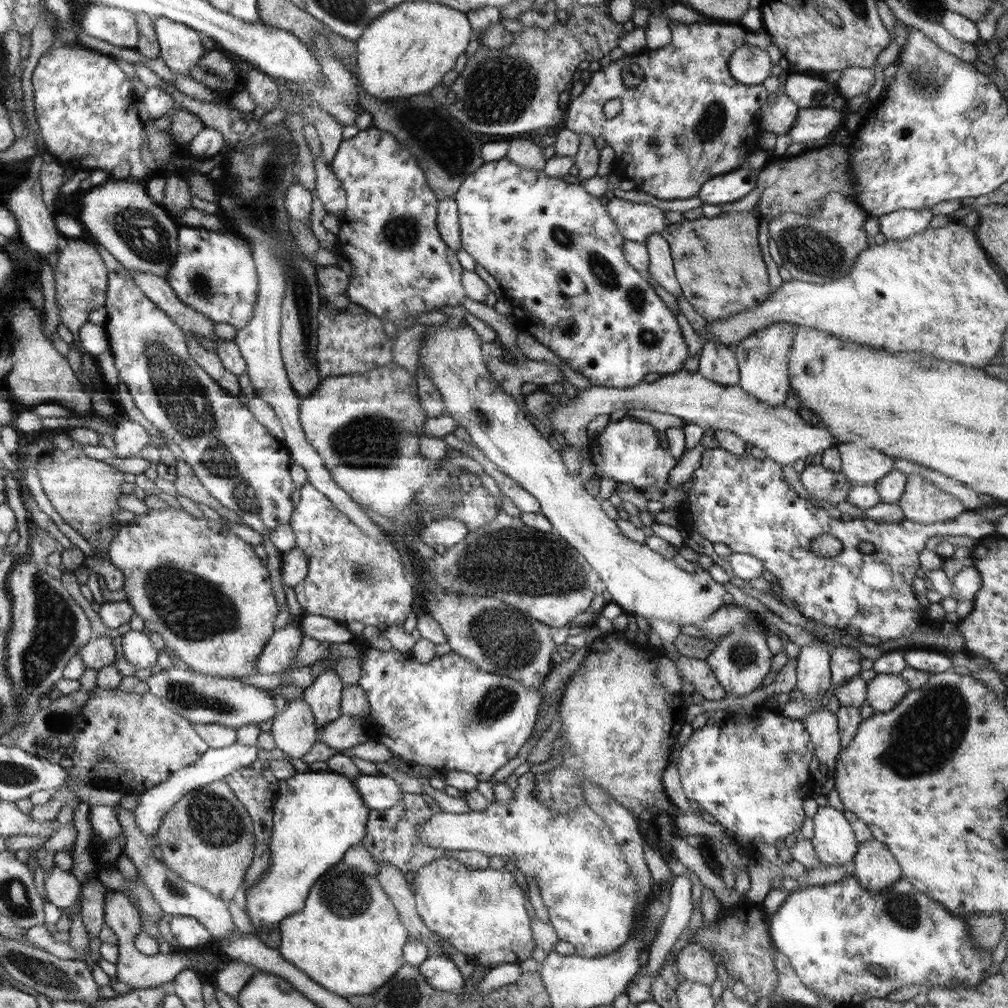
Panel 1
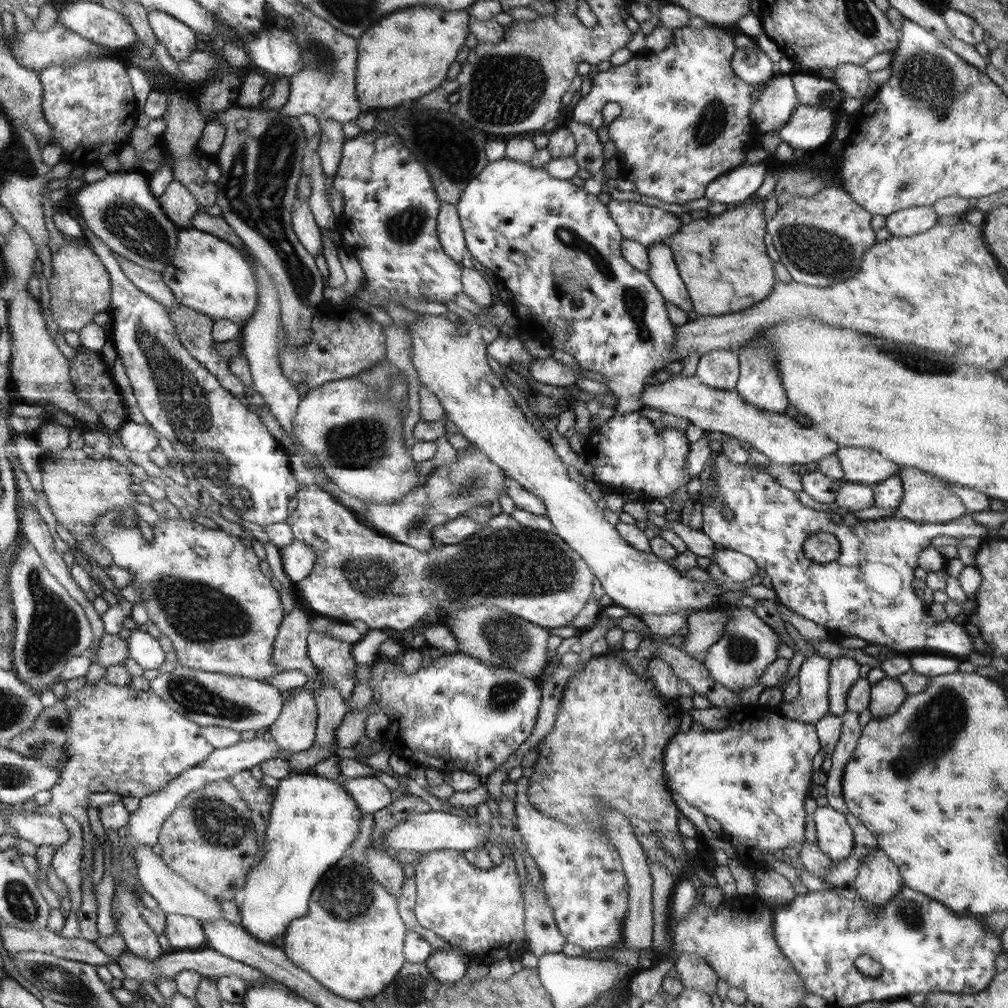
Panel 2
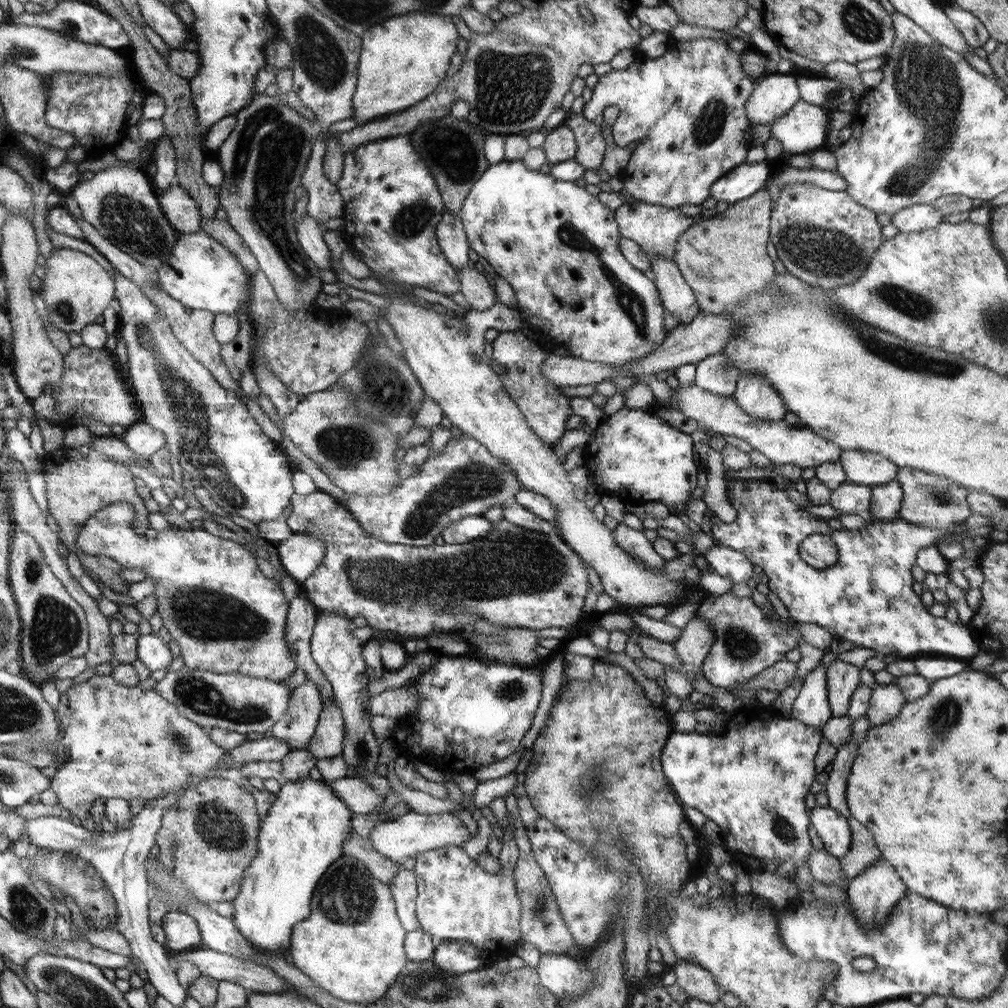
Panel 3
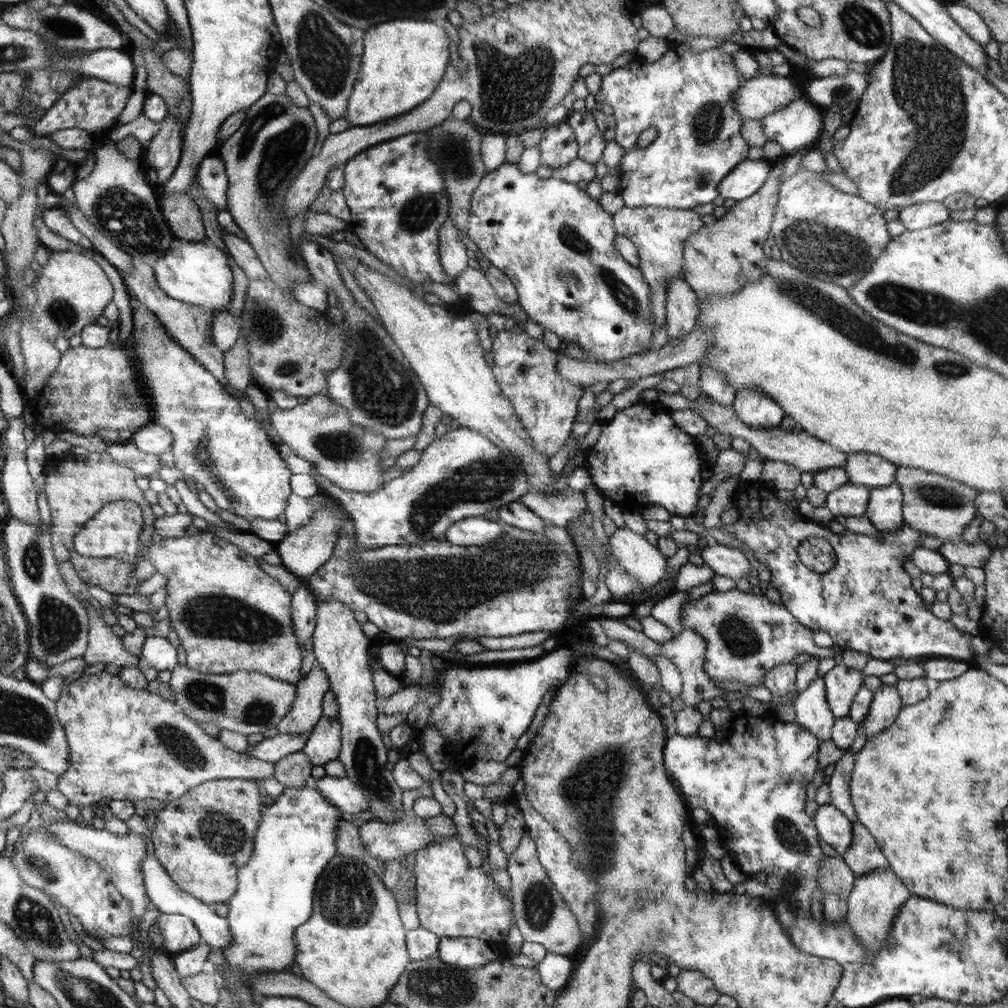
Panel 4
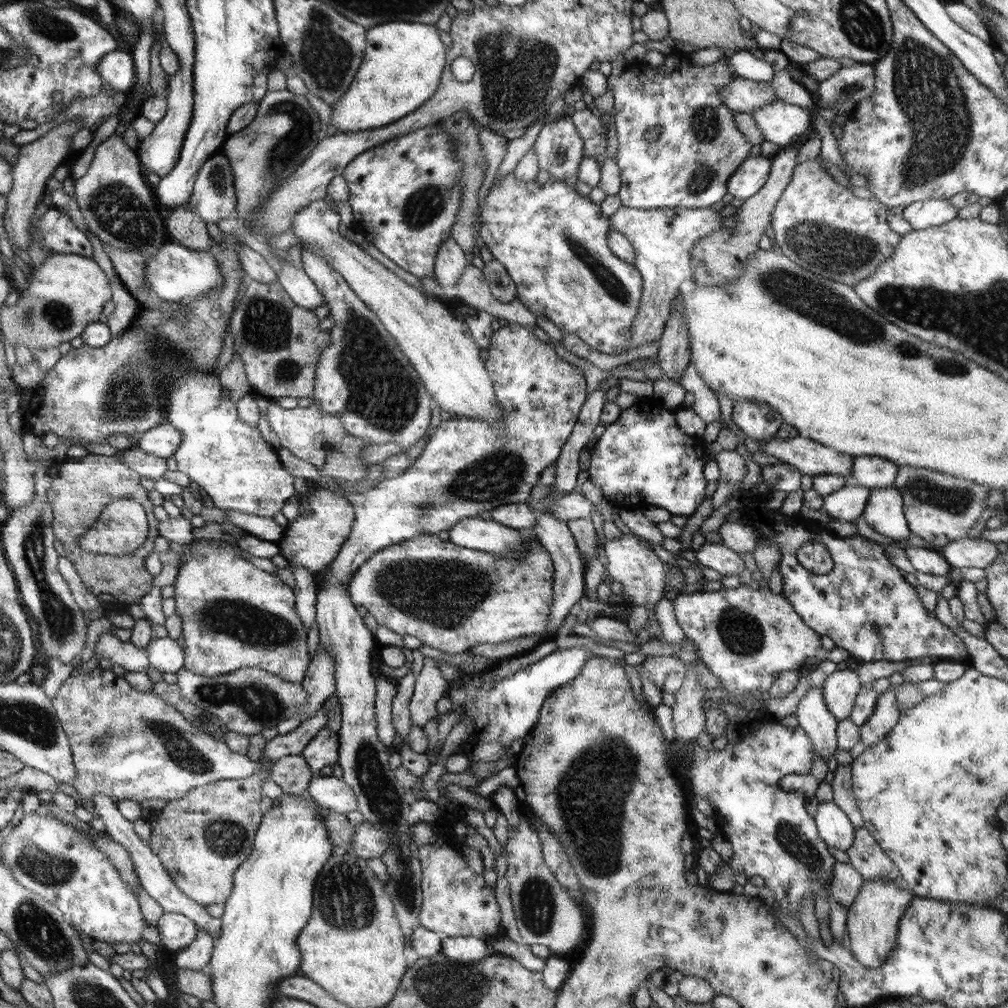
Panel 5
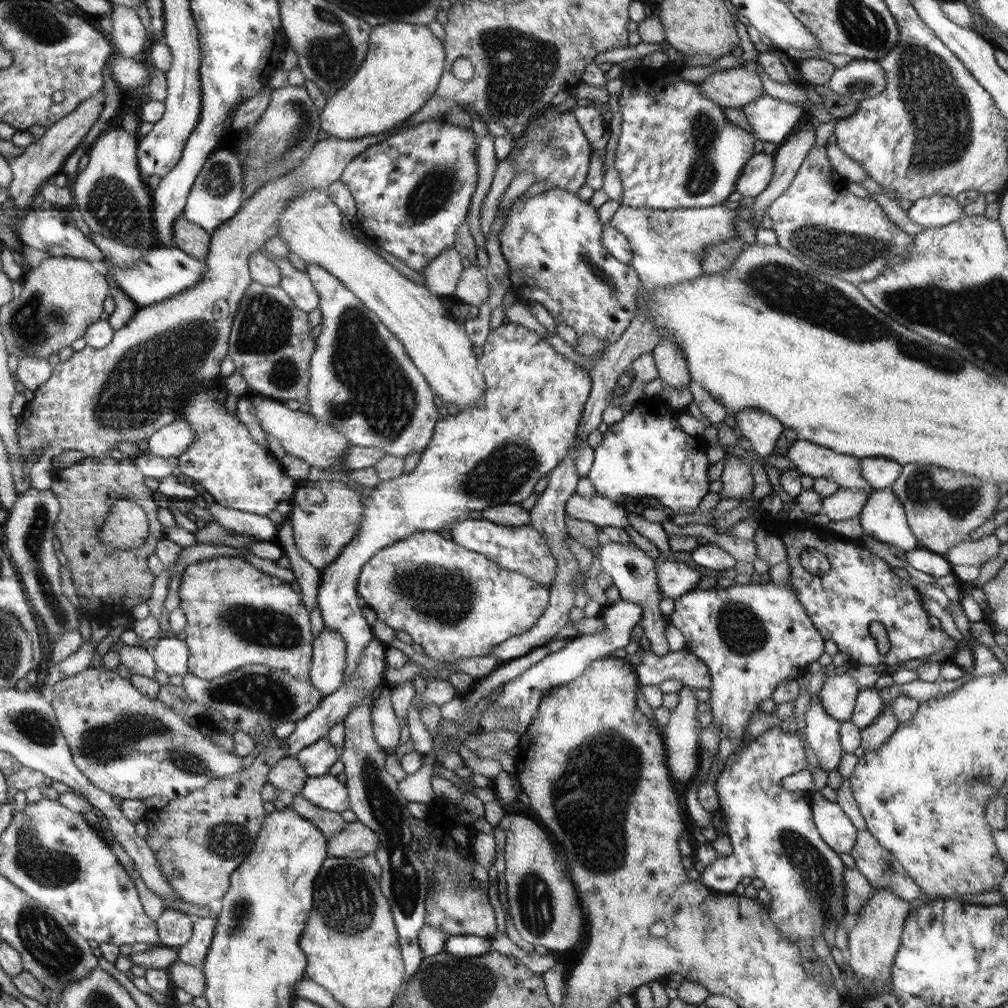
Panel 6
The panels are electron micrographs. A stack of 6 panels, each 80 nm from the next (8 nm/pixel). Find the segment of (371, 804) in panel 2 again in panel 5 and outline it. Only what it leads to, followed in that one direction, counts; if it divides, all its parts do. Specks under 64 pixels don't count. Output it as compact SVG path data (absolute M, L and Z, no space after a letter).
M314 775L308 784L306 794L310 795L321 808L345 814L359 808L359 800L351 786L343 778Z

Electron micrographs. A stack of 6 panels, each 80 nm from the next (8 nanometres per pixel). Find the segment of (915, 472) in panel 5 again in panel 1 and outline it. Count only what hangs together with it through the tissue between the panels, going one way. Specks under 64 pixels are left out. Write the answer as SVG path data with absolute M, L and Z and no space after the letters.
M919 474L907 475L904 494L897 503L905 519L916 524L946 522L968 510L959 498L940 490Z

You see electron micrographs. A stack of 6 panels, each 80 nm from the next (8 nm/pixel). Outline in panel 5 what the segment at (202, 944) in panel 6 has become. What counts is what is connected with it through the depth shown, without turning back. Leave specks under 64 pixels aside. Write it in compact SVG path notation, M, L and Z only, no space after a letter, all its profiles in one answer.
M199 930L194 942L176 952L174 964L177 968L201 971L210 963L214 943L214 938L207 933L207 930Z

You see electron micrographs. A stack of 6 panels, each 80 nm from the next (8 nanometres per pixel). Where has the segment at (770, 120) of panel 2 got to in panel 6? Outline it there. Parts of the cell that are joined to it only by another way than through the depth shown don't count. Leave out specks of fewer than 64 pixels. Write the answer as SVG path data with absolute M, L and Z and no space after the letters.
M743 67L728 68L712 73L697 85L721 107L737 108L746 106L765 93L763 82L754 70Z

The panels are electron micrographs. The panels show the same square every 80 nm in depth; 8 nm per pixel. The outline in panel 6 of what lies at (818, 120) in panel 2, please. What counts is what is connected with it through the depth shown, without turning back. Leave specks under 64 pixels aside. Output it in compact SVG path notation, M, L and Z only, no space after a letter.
M764 93L740 109L746 114L757 140L781 145L786 142L805 121L806 110L796 104L776 100Z

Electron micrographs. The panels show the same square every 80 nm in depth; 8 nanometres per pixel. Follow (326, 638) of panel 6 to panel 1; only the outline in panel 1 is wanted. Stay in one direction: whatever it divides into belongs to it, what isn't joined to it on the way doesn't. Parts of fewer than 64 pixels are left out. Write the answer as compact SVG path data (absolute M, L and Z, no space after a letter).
M302 698L288 702L288 707L273 718L269 730L275 738L275 743L289 758L302 758L318 741L318 729L310 706Z

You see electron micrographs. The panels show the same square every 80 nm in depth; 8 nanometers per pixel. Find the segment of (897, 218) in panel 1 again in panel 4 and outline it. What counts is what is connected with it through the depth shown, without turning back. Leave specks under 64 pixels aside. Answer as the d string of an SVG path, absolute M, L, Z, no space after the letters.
M926 202L900 209L898 218L907 231L918 231L946 222L952 214L941 203Z

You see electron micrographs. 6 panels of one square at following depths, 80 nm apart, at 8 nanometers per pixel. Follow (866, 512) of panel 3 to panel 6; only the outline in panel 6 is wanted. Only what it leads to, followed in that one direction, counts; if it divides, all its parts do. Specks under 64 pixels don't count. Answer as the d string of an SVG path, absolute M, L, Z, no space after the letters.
M838 489L832 496L823 498L823 514L831 520L859 518L867 501L867 494L856 489Z

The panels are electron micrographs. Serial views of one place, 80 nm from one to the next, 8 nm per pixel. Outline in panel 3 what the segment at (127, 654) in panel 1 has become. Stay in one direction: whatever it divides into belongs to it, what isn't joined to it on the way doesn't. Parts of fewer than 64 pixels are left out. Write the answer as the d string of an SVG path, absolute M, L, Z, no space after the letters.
M153 633L140 635L136 651L140 662L144 663L150 671L169 669L174 658L169 644Z

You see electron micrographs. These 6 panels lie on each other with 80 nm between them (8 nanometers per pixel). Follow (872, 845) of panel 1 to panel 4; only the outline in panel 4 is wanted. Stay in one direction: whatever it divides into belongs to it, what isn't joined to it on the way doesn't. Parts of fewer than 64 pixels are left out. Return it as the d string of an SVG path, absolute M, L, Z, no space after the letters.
M891 868L856 877L854 886L847 896L845 920L867 953L873 955L889 938L892 922L896 920L900 907L912 895L910 889Z

